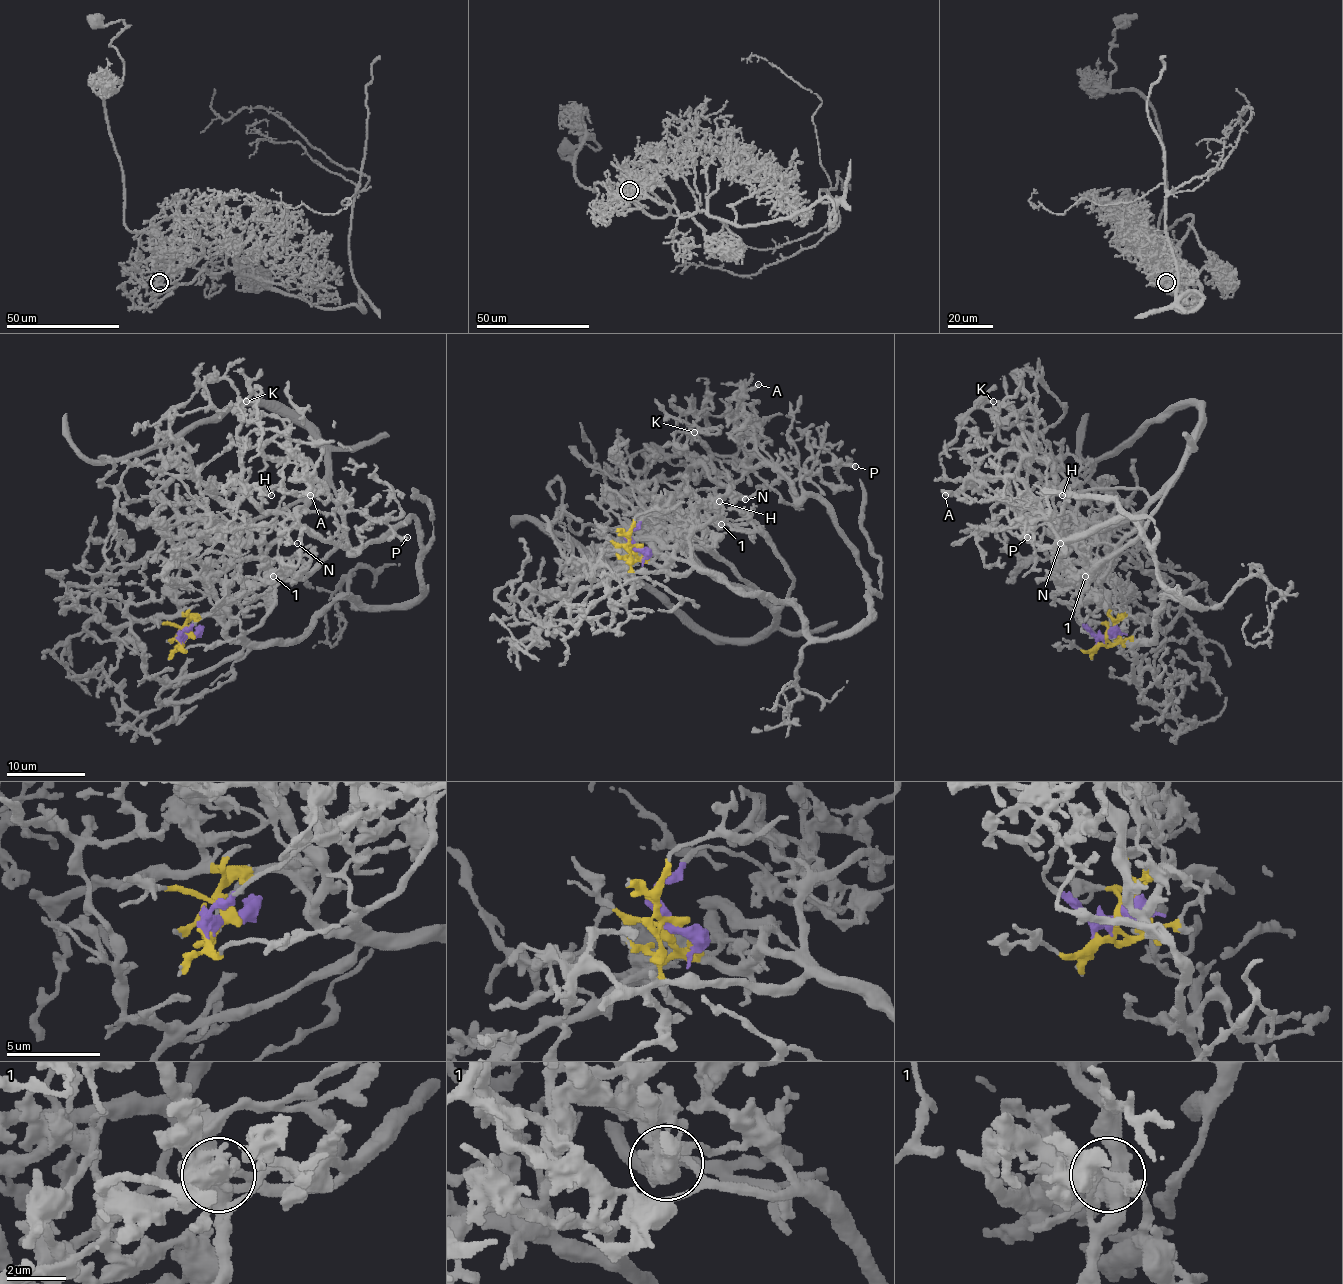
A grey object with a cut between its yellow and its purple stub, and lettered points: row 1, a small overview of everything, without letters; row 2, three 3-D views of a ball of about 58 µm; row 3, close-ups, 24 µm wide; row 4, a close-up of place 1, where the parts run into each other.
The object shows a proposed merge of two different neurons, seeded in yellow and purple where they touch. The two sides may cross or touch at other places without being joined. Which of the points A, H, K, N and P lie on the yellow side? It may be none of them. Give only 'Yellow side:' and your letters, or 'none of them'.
Yellow side: A, H, K, N, P

